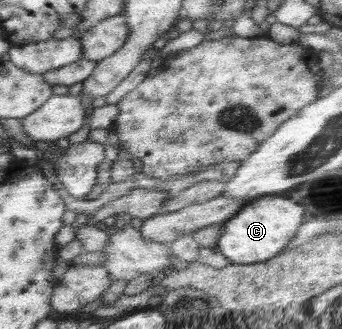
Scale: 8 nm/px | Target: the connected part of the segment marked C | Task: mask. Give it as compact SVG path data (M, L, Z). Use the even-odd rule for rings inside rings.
M264 196L256 202L250 202L233 217L223 223L215 250L228 258L229 262L243 265L264 262L274 258L278 252L286 250L286 244L298 232L302 224L304 208L284 196Z

